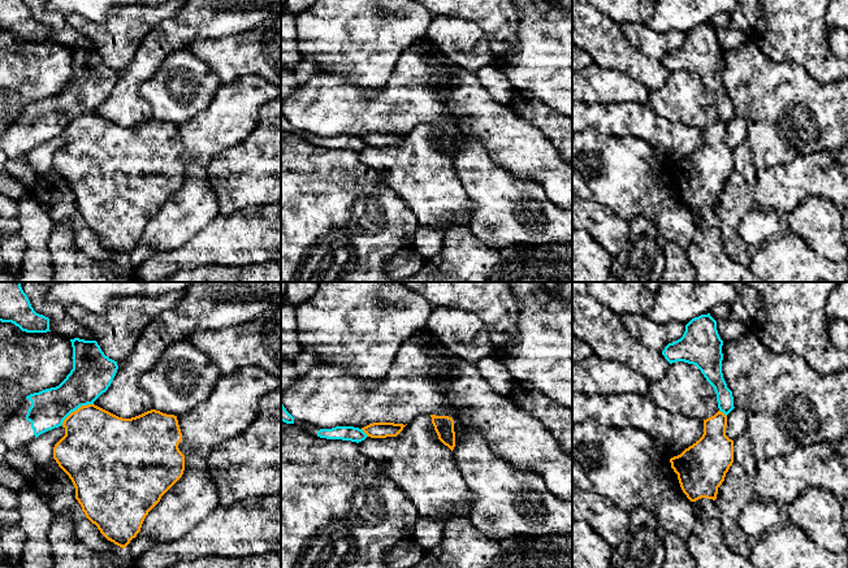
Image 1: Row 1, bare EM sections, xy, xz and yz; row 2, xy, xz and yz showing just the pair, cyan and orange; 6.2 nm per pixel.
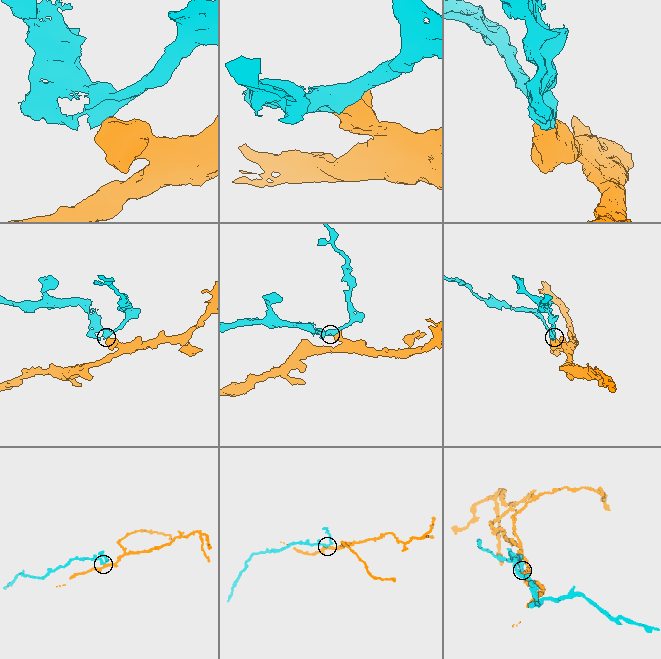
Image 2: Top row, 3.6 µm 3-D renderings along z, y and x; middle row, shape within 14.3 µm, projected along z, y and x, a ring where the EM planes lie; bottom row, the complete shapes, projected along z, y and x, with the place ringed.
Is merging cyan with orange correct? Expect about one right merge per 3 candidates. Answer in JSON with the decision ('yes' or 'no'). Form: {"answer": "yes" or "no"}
{"answer": "no"}

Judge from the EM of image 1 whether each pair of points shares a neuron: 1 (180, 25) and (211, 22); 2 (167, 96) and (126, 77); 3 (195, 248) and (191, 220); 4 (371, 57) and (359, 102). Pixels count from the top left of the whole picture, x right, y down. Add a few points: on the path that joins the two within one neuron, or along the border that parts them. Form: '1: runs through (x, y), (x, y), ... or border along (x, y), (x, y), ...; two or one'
1: runs through (187, 25), (190, 22), (203, 22); one
2: border along (163, 61), (139, 90), (151, 112); two
3: border along (216, 216), (180, 247), (167, 251); two
4: border along (390, 73), (377, 90), (360, 89), (334, 76); two

